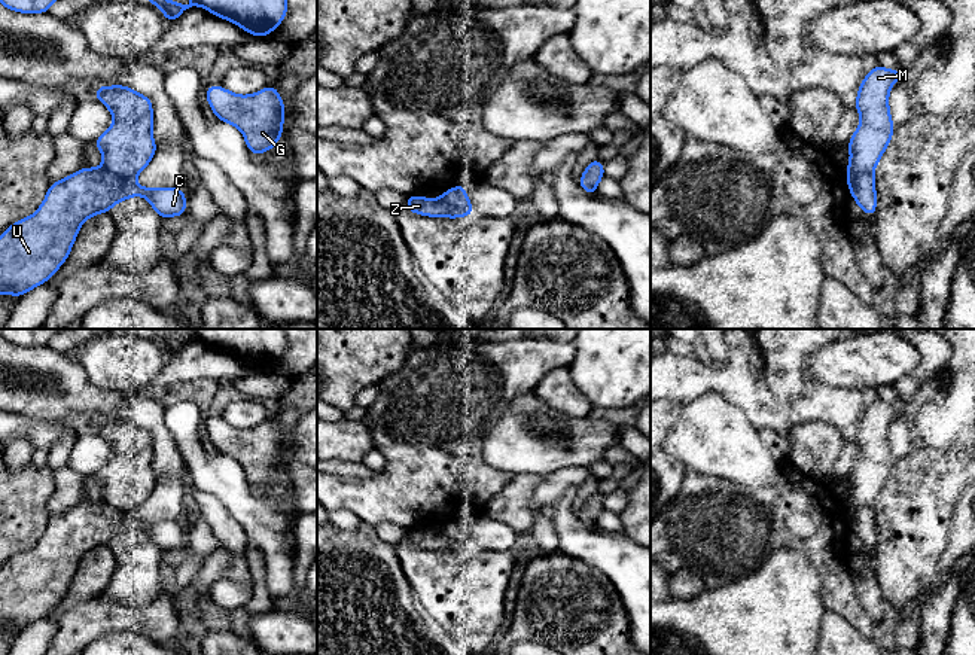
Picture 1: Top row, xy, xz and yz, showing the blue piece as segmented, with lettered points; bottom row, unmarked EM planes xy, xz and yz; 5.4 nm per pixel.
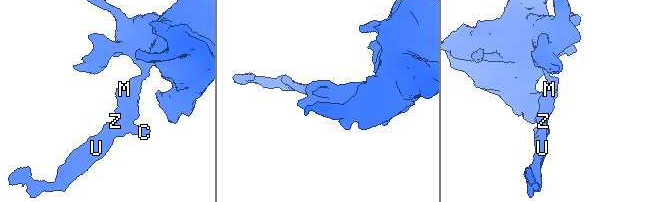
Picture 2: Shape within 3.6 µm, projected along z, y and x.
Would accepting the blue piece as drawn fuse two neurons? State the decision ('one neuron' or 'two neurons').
two neurons

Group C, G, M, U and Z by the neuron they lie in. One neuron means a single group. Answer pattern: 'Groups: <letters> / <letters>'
Groups: C U Z / G M

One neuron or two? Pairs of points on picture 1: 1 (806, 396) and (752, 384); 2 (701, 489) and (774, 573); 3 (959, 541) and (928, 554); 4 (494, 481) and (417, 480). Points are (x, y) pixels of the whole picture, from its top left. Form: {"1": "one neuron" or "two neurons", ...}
{"1": "two neurons", "2": "two neurons", "3": "two neurons", "4": "one neuron"}

